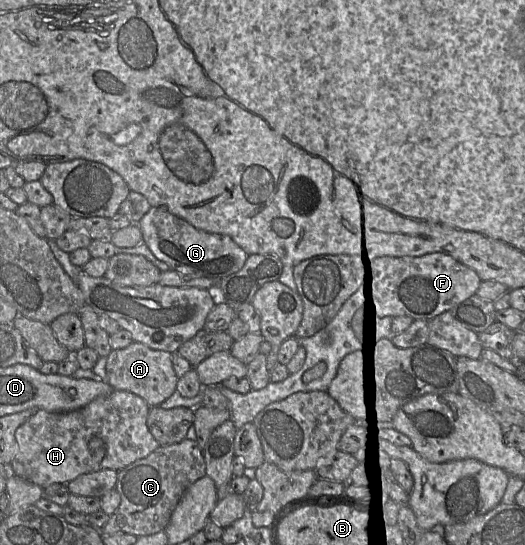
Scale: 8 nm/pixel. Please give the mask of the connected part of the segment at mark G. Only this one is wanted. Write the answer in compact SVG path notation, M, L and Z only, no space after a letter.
M152 207L138 222L143 242L152 254L179 273L219 280L238 272L248 254L229 236L195 228L164 207Z

